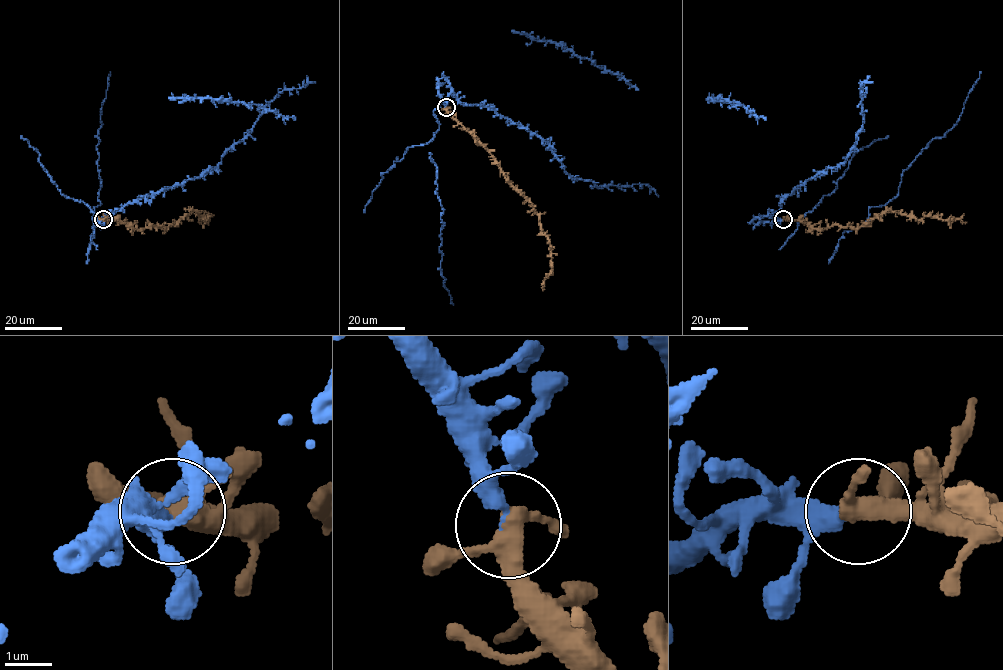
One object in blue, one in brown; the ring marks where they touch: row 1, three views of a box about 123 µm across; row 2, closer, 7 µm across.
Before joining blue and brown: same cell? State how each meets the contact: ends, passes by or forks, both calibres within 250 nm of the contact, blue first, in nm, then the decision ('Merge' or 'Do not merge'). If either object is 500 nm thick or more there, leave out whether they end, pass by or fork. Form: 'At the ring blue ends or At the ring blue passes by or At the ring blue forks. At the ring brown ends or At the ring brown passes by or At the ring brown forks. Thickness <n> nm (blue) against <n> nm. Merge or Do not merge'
At the ring blue ends. At the ring brown forks. Thickness 280 nm (blue) against 340 nm. Merge

